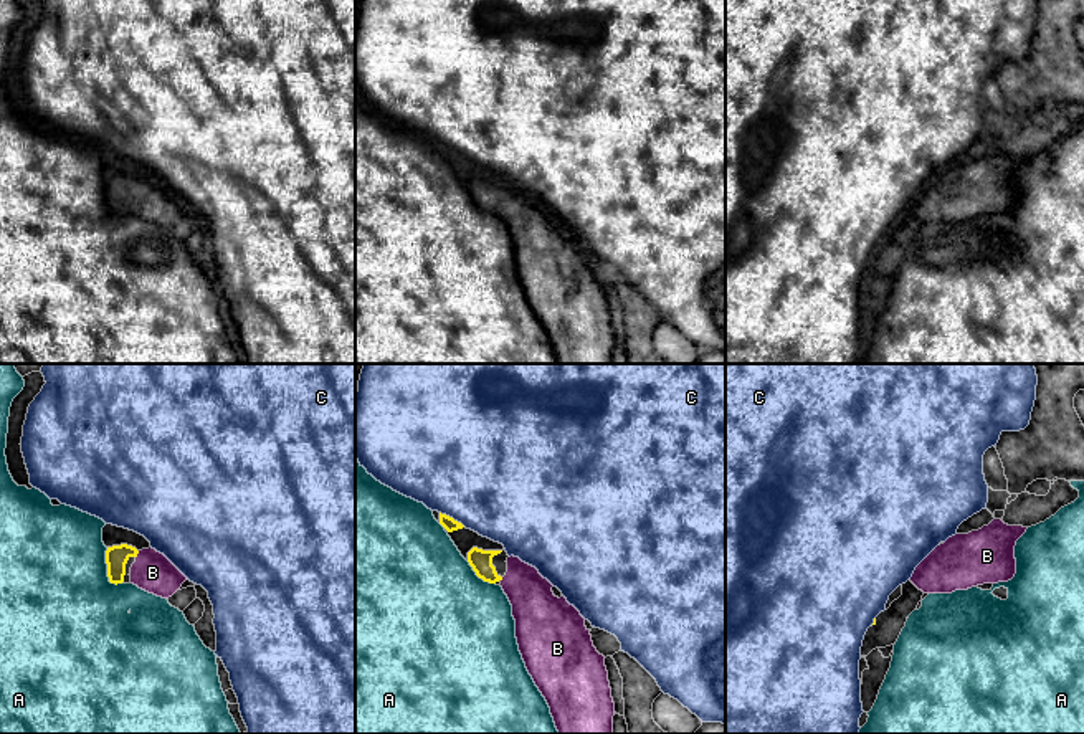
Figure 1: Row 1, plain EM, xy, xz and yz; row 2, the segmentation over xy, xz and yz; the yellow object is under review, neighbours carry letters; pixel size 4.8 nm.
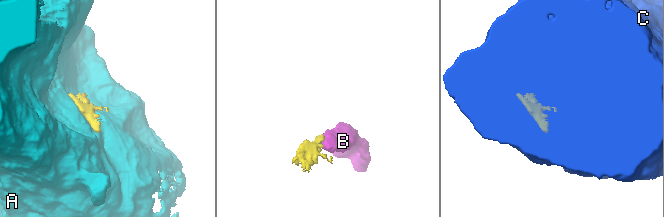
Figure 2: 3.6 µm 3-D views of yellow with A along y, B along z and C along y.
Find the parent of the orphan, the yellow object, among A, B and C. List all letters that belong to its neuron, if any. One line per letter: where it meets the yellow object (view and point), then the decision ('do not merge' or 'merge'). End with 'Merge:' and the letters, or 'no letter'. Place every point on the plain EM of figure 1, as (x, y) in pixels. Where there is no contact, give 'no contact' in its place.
A: meets yellow in xy at (108, 200); do not merge
B: meets yellow in xy at (137, 182); merge
C: meets yellow in xz at (451, 147); do not merge
Merge: B

